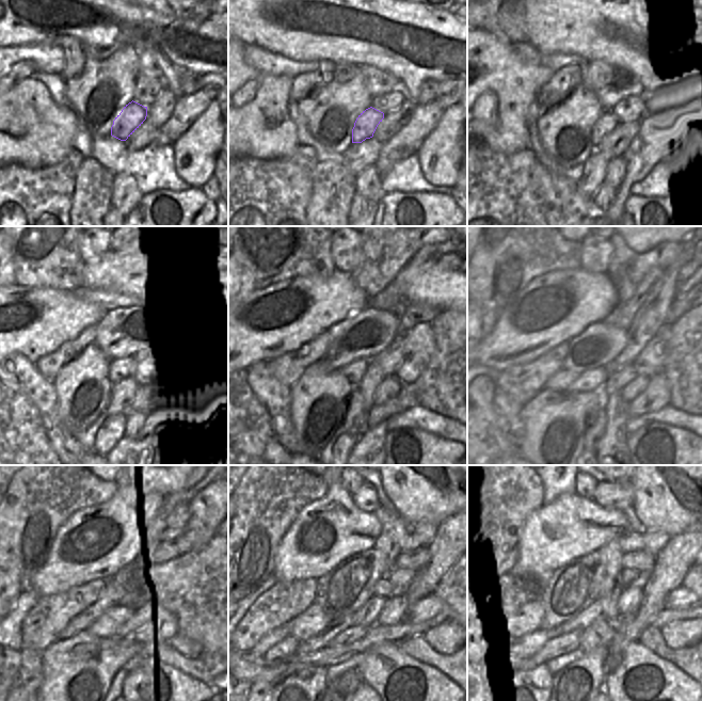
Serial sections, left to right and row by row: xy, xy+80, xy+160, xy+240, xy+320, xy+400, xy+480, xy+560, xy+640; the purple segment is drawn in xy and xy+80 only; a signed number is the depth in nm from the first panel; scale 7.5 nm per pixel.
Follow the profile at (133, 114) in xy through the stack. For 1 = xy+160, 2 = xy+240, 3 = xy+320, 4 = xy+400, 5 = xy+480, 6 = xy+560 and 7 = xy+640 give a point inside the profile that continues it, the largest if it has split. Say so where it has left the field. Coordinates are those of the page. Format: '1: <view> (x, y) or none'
1: xy+160 (607, 122)
2: xy+240 (118, 368)
3: xy+320 (354, 371)
4: xy+400 (591, 379)
5: xy+480 (105, 624)
6: xy+560 (312, 622)
7: xy+640 (531, 616)

